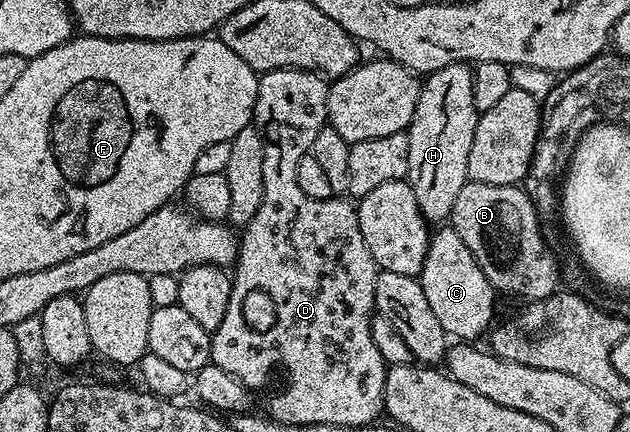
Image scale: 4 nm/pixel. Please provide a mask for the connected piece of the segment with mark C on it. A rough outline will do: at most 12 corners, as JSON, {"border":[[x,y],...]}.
{"border":[[450,226],[417,279],[448,337],[492,327],[497,290]]}

